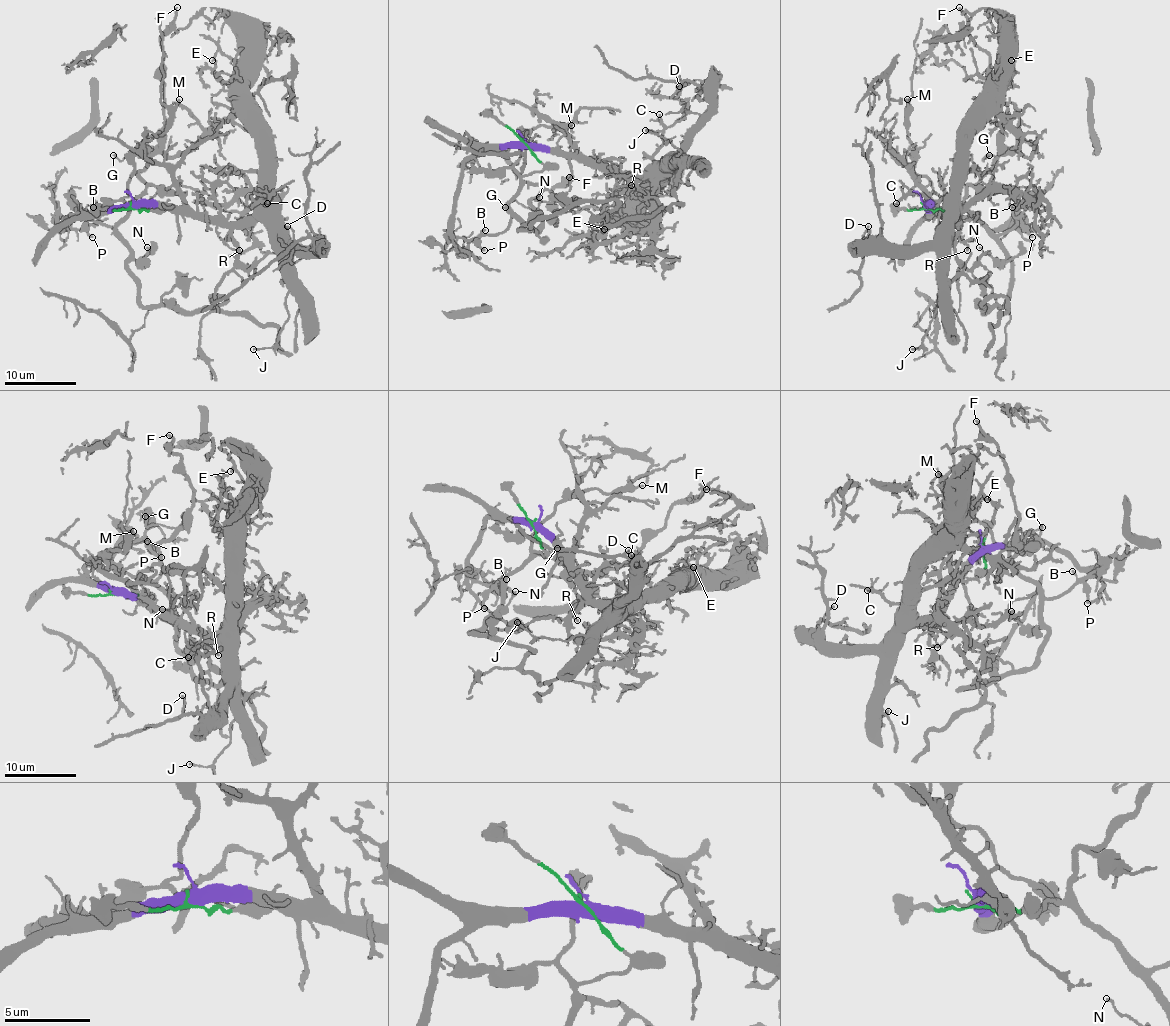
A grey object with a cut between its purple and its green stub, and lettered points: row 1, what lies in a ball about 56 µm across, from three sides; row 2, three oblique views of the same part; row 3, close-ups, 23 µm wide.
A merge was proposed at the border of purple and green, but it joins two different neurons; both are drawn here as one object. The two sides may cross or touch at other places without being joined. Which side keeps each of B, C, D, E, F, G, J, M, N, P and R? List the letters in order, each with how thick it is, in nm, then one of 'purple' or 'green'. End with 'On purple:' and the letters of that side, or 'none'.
B: calibre 120 nm; green
C: calibre 240 nm; purple
D: calibre 140 nm; purple
E: calibre 180 nm; purple
F: calibre 200 nm; green
G: calibre 130 nm; green
J: calibre 160 nm; purple
M: calibre 150 nm; green
N: calibre 130 nm; green
P: calibre 180 nm; green
R: calibre 120 nm; purple
On purple: C, D, E, J, R

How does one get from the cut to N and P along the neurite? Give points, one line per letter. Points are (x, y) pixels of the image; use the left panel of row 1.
N: (133, 208), (151, 210), (131, 207), (117, 226), (117, 235), (133, 257), (142, 259), (147, 246)
P: (133, 208), (151, 210), (147, 207), (129, 208), (119, 234), (108, 225), (88, 221), (86, 232), (92, 237)

